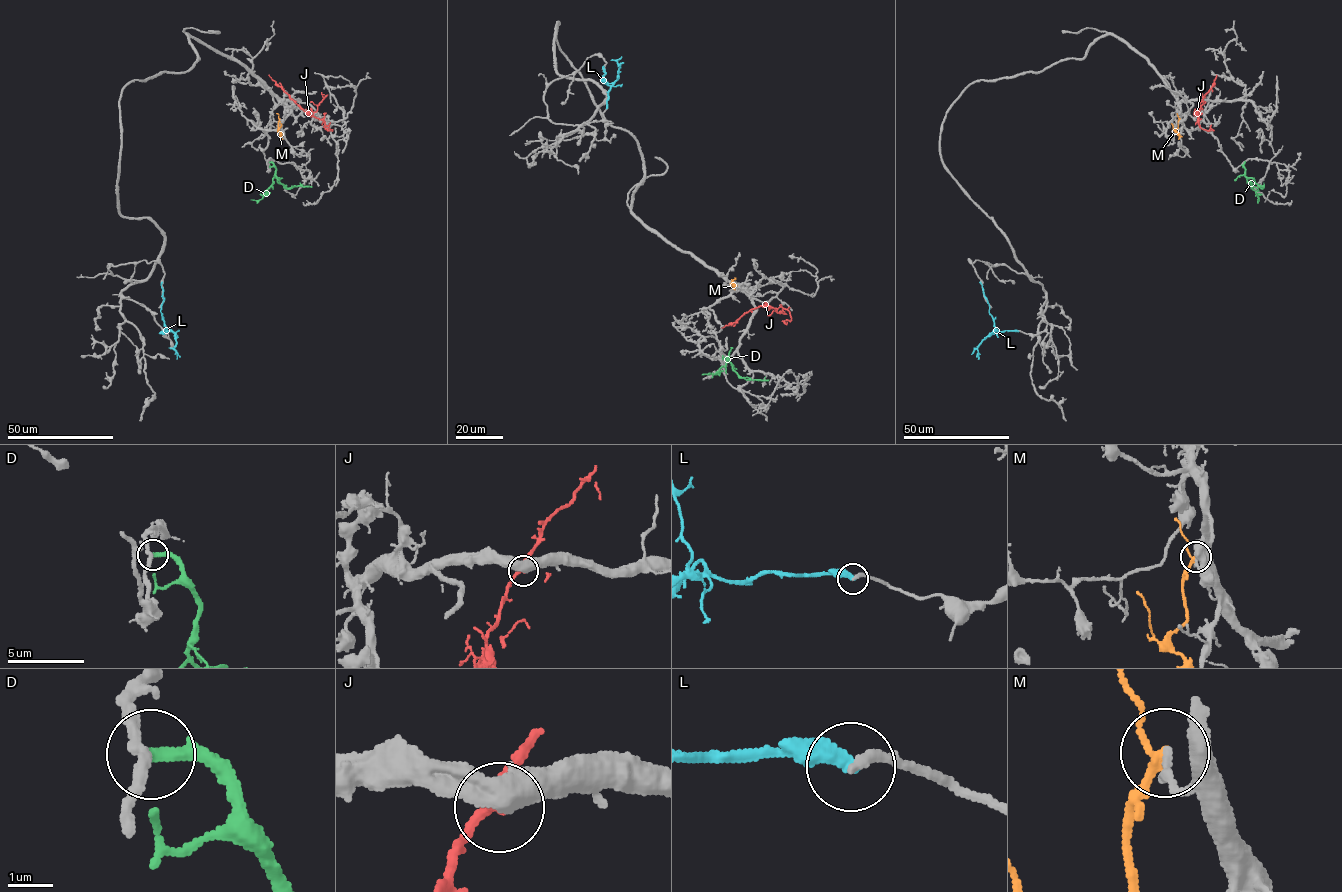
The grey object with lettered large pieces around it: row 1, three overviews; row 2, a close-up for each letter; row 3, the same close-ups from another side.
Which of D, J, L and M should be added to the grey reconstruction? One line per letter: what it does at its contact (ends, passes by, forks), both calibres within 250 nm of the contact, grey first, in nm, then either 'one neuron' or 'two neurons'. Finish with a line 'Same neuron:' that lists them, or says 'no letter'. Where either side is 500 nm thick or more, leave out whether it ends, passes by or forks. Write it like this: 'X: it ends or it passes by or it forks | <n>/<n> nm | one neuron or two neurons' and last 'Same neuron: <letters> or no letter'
D: it ends | 240/280 nm | two neurons
J: it passes by | 260/180 nm | two neurons
L: it ends | 220/320 nm | two neurons
M: it passes by | 150/170 nm | two neurons
Same neuron: no letter

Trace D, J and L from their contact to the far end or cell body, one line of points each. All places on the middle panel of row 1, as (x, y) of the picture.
D: (722, 358), (729, 359), (733, 370), (745, 378), (769, 380)
J: (752, 311), (761, 306), (781, 307), (791, 316), (791, 320), (784, 322), (787, 322)
L: (606, 108), (613, 83), (604, 80), (604, 67)

